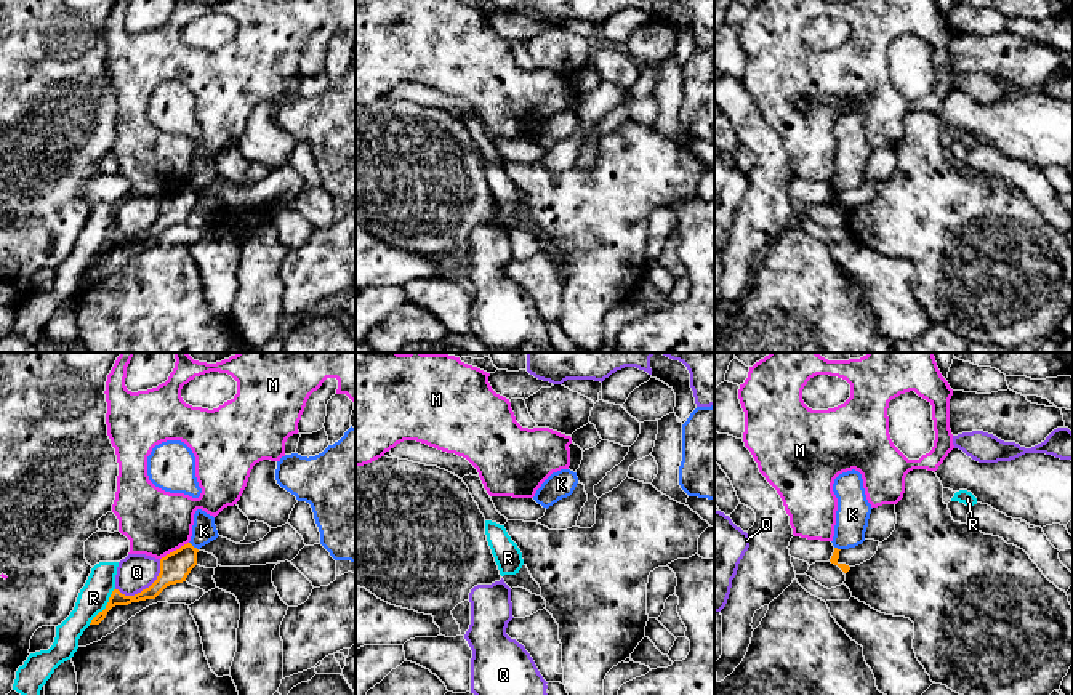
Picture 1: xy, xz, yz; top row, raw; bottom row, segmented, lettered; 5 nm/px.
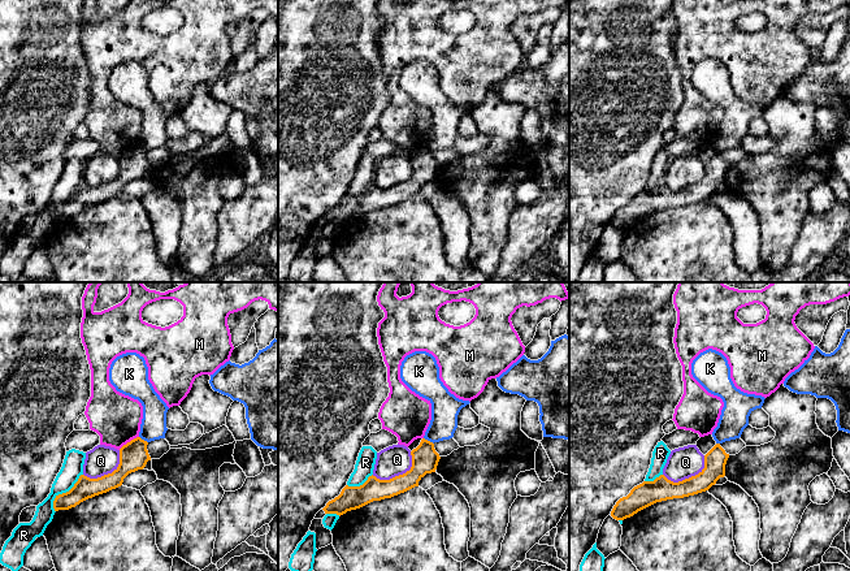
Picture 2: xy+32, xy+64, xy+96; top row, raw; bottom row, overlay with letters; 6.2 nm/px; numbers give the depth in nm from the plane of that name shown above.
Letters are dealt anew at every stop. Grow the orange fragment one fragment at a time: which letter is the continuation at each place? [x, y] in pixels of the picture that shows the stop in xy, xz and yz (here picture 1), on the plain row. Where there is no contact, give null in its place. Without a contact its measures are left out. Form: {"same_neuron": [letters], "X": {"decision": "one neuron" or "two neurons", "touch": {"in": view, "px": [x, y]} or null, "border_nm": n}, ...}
{"same_neuron": [], "K": {"decision": "two neurons", "touch": {"in": "xy", "px": [192, 188]}, "border_nm": 60}, "M": {"decision": "two neurons", "touch": {"in": "xy", "px": [173, 192]}, "border_nm": 170}, "Q": {"decision": "two neurons", "touch": {"in": "xy", "px": [146, 229]}, "border_nm": 280}, "R": {"decision": "two neurons", "touch": {"in": "xy", "px": [106, 247]}, "border_nm": 220}}

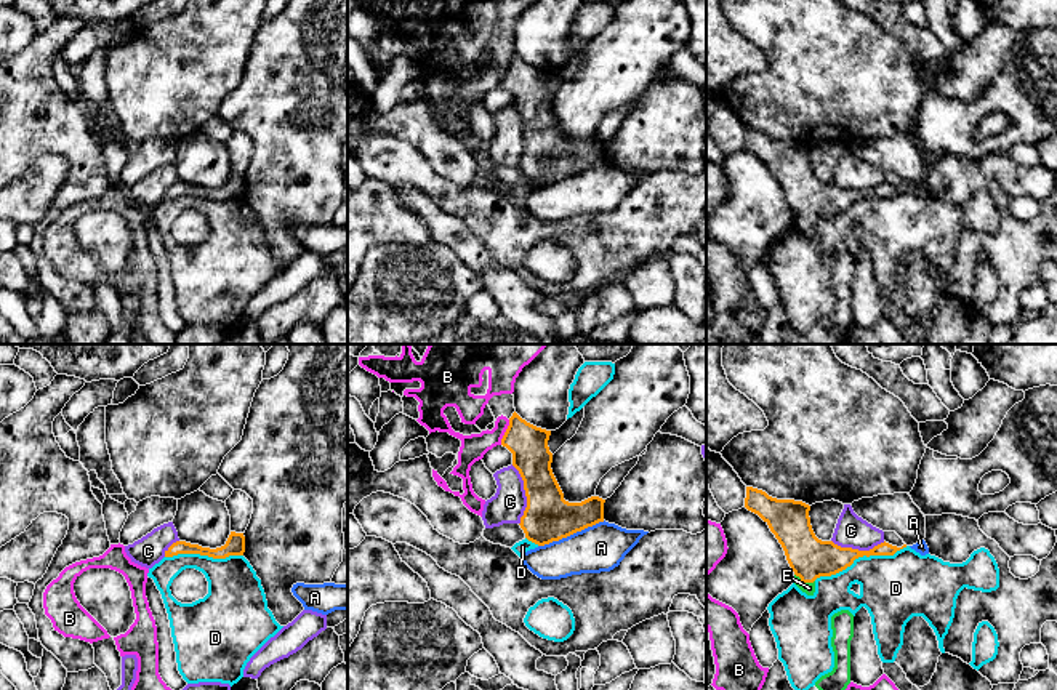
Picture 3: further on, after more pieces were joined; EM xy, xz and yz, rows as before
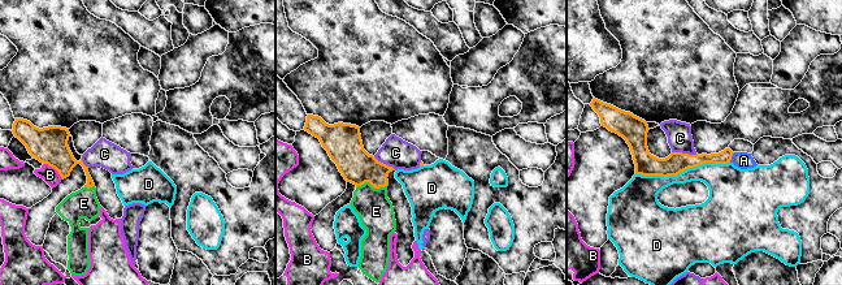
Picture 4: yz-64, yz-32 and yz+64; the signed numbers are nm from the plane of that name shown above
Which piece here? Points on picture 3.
{"same_neuron": ["E"], "A": {"decision": "two neurons", "touch": {"in": "xz", "px": [570, 175]}, "border_nm": 360}, "B": {"decision": "two neurons", "touch": {"in": "xz", "px": [505, 74]}, "border_nm": 140}, "C": {"decision": "two neurons", "touch": {"in": "xz", "px": [526, 136]}, "border_nm": 300}, "D": {"decision": "two neurons", "touch": {"in": "yz", "px": [860, 197]}, "border_nm": 500}, "E": {"decision": "one neuron", "touch": {"in": "yz", "px": [804, 223]}, "border_nm": 110}}

